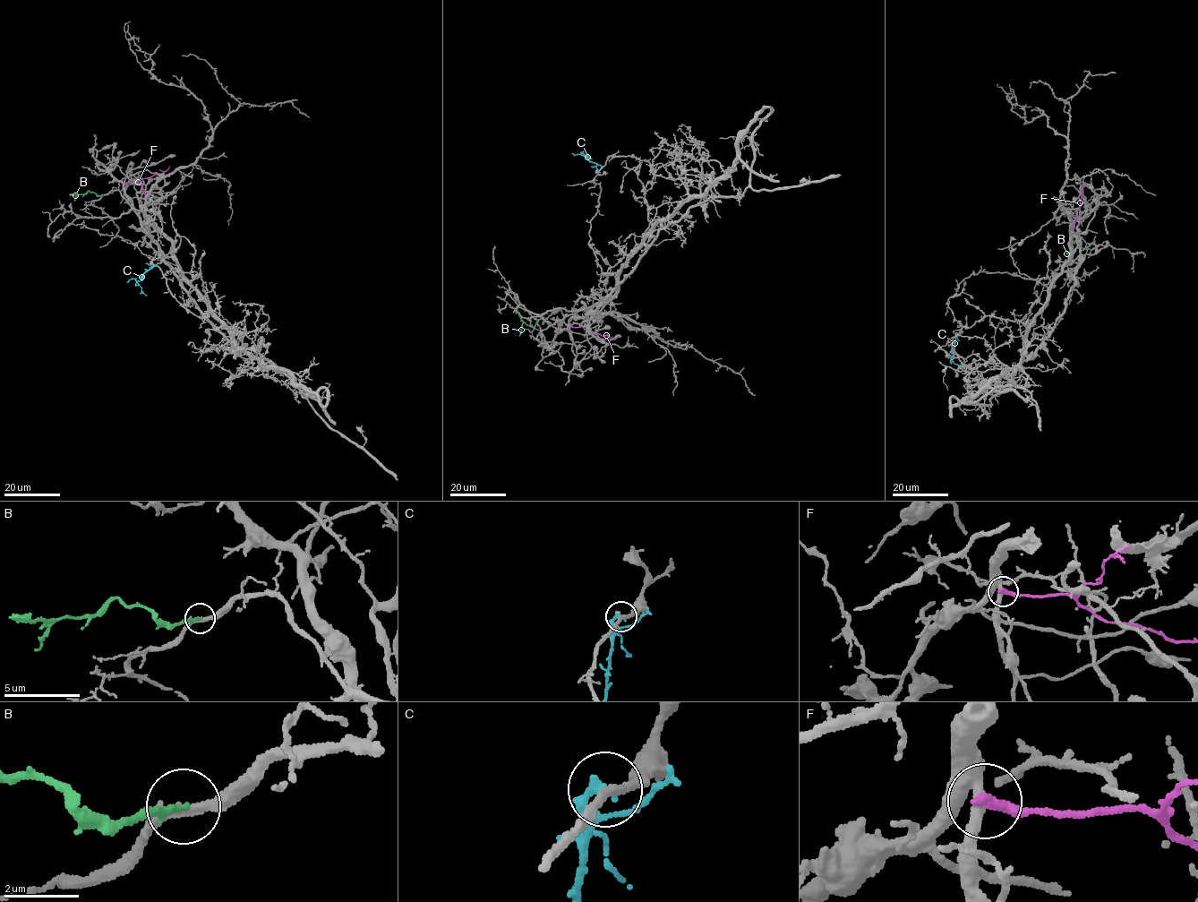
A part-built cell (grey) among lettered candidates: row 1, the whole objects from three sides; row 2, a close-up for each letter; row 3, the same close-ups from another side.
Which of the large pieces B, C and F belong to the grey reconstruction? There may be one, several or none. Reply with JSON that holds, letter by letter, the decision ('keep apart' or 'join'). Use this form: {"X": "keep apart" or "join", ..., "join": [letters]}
{"B": "join", "C": "keep apart", "F": "keep apart", "join": ["B"]}

